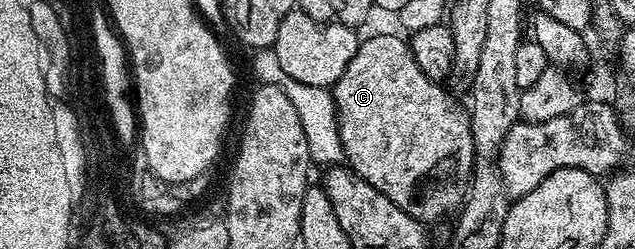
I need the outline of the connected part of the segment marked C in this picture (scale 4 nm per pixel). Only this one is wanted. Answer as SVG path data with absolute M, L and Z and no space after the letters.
M371 35L360 42L353 61L345 65L345 73L335 82L335 112L339 114L339 136L346 166L369 181L373 189L385 193L393 205L405 209L405 213L420 223L430 225L450 211L458 212L467 197L475 164L471 117L464 104L462 107L453 96L443 92L442 82L421 73L410 42L399 35Z

